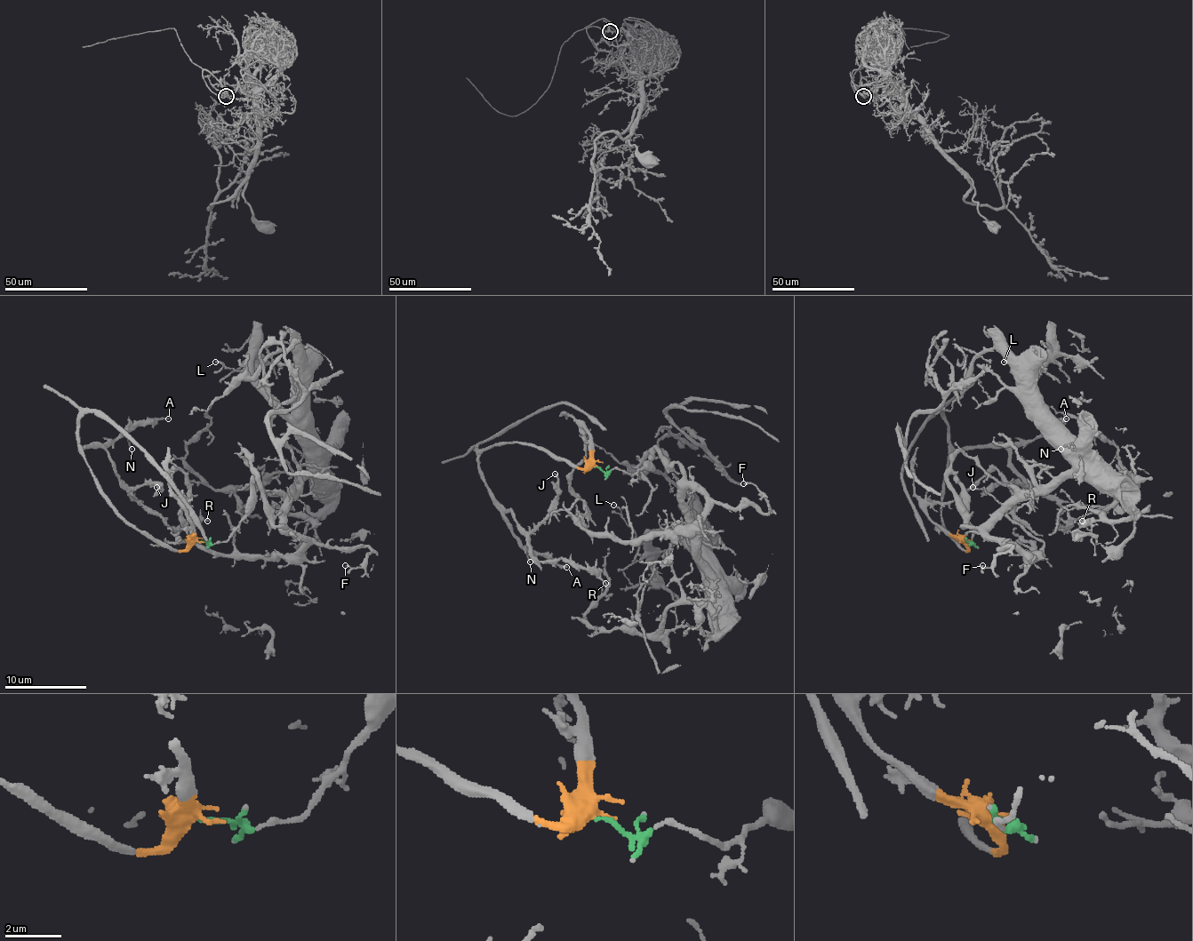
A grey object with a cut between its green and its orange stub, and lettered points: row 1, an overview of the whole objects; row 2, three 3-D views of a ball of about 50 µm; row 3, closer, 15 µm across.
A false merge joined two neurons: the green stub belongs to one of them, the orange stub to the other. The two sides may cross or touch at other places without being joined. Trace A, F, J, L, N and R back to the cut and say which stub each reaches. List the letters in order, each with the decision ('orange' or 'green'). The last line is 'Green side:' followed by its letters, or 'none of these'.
A: orange
F: green
J: orange
L: green
N: orange
R: orange
Green side: F, L

